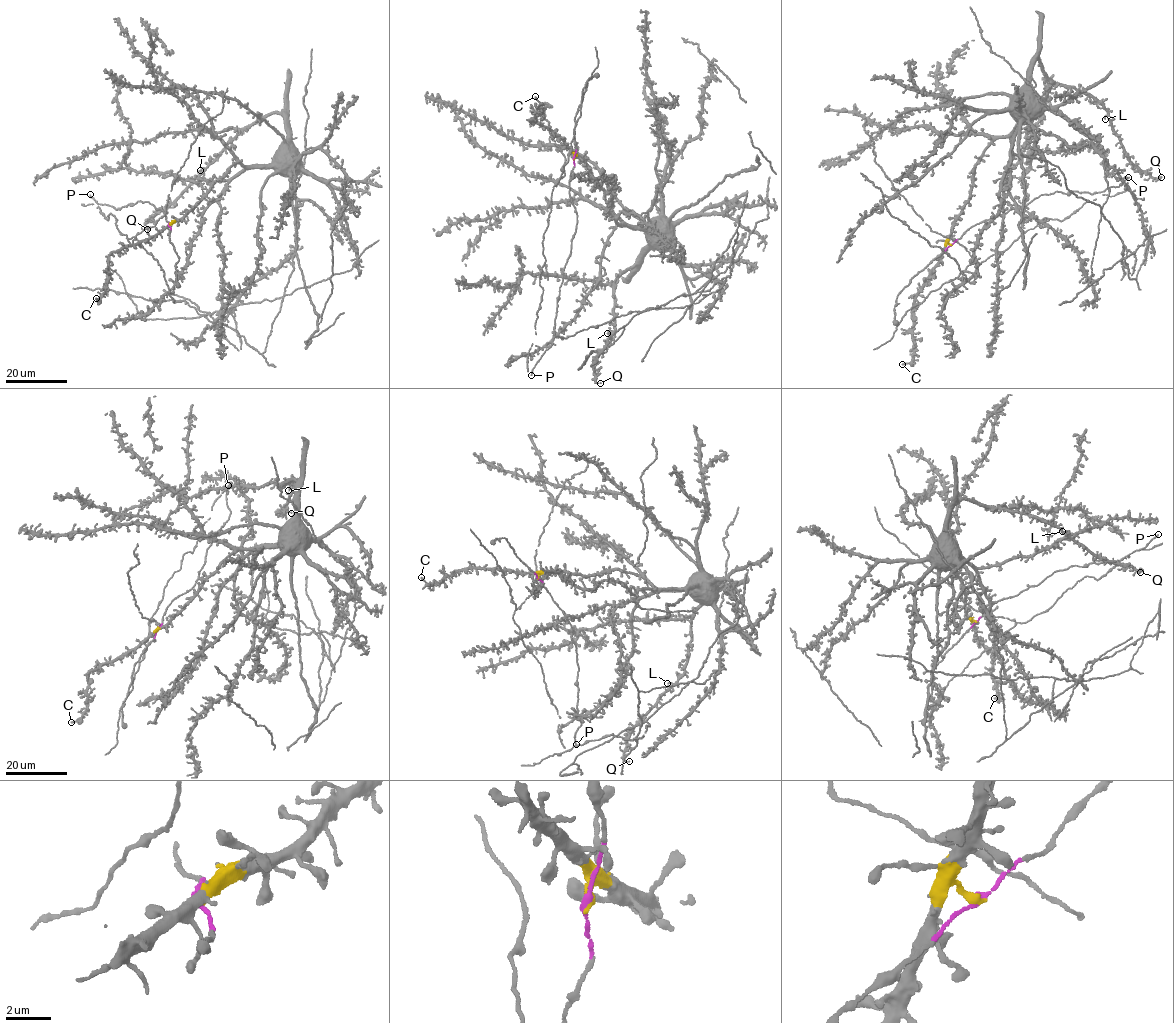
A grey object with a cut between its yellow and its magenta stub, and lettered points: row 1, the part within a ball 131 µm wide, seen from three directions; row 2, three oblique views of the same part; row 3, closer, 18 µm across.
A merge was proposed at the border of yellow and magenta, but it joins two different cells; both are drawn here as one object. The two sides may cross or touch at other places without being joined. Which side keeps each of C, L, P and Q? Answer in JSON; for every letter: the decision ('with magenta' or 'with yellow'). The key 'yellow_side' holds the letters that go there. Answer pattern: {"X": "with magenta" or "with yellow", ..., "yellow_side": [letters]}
{"C": "with yellow", "L": "with yellow", "P": "with magenta", "Q": "with yellow", "yellow_side": ["C", "L", "Q"]}

